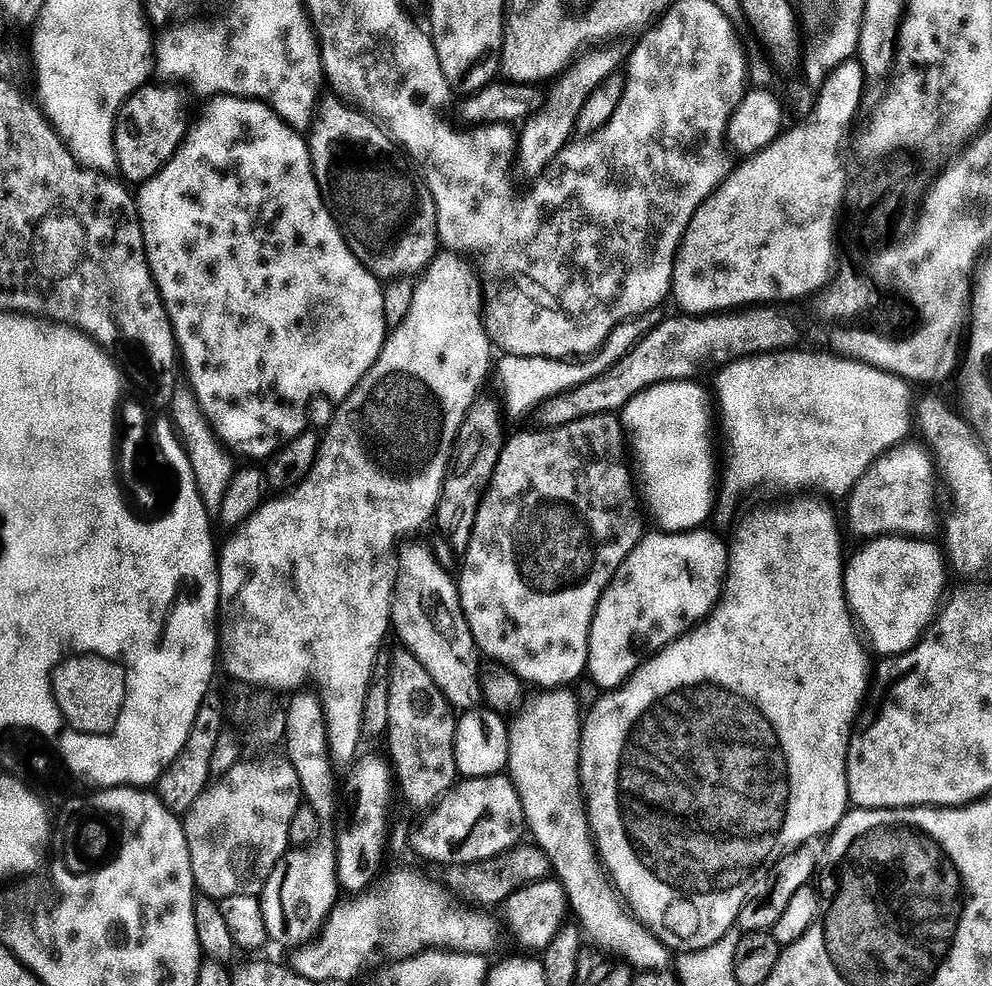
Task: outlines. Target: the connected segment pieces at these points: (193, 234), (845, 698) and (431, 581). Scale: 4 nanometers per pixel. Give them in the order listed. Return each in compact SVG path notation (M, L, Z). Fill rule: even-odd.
M217 96L209 99L208 113L200 121L193 123L190 128L188 139L184 141L182 147L176 152L175 158L168 163L157 176L150 180L145 180L139 185L138 195L136 196L136 207L140 209L140 225L144 231L144 251L147 252L148 267L151 268L151 275L156 282L159 299L163 301L168 309L168 316L172 322L172 328L175 332L176 343L178 345L179 355L184 356L184 364L188 367L188 380L191 393L196 397L200 404L200 409L209 427L215 432L217 440L221 445L232 448L251 449L252 444L262 443L266 445L268 438L278 438L279 436L291 436L294 439L298 434L302 434L309 427L308 424L308 407L312 404L315 396L325 396L328 400L339 402L346 399L351 392L360 384L360 380L367 372L372 369L374 362L379 358L380 352L384 348L386 339L386 325L384 323L384 290L381 281L371 272L364 263L361 262L350 250L350 246L344 240L344 235L340 232L340 227L336 224L336 219L328 212L324 205L324 199L320 193L320 187L316 181L316 175L312 169L312 156L308 152L307 139L295 128L288 125L285 120L281 120L275 112L266 104L260 103L259 100L246 100L239 96Z
M821 504L819 508L796 508L796 512L776 512L776 516L764 516L764 520L756 520L756 524L748 524L748 532L744 536L738 532L730 544L730 555L728 558L728 578L725 581L724 595L721 596L715 611L707 620L698 624L691 632L680 637L673 644L657 652L655 656L647 659L641 664L639 670L625 682L621 688L609 691L592 708L592 713L587 713L582 724L580 733L580 787L582 799L586 805L588 814L588 827L592 829L594 843L599 859L606 869L617 893L622 897L623 903L630 909L631 915L639 920L649 932L654 933L664 947L676 954L687 954L697 952L714 942L718 942L727 932L737 927L737 920L743 904L747 902L756 888L761 887L760 871L767 864L776 866L784 856L793 849L798 849L806 844L819 841L819 836L827 837L835 833L842 818L849 811L850 797L848 795L848 745L853 735L852 723L860 712L860 703L868 692L868 660L864 657L865 645L856 641L858 628L854 623L854 617L848 606L848 597L844 595L844 569L846 567L845 557L840 556L816 556L816 552L836 552L840 548L840 534L836 530L836 520L831 516L829 509Z
M416 548L411 554L410 561L404 568L402 574L397 581L397 594L393 601L392 622L393 629L399 633L398 636L402 640L401 644L411 655L413 655L422 666L430 673L435 684L443 692L444 697L452 708L462 704L462 712L464 712L464 704L468 704L470 697L470 686L472 681L478 678L477 673L473 669L466 669L463 673L458 673L456 668L456 658L452 658L452 652L448 648L446 642L446 626L444 620L454 620L450 614L454 614L457 610L463 610L460 602L459 585L455 579L433 560L431 554L424 548ZM424 592L428 592L428 604L424 600ZM436 654L442 654L444 658L432 658Z

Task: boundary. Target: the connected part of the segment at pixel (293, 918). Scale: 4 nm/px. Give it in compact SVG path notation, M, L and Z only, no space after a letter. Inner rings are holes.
M316 850L288 851L263 886L260 905L266 918L266 930L268 931L269 941L283 946L307 945L313 938L320 936L321 929L328 923L332 909L337 907L338 900L336 900L336 895L341 895L342 890L336 879L335 851L312 851Z

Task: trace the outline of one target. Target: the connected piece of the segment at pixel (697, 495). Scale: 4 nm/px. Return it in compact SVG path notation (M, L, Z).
M692 382L656 384L638 393L623 408L622 427L627 447L638 469L638 484L642 489L643 503L650 516L650 511L652 511L653 518L664 527L661 529L668 534L679 534L707 525L704 523L707 522L708 515L711 517L714 512L714 493L718 488L718 470L716 474L702 396Z

